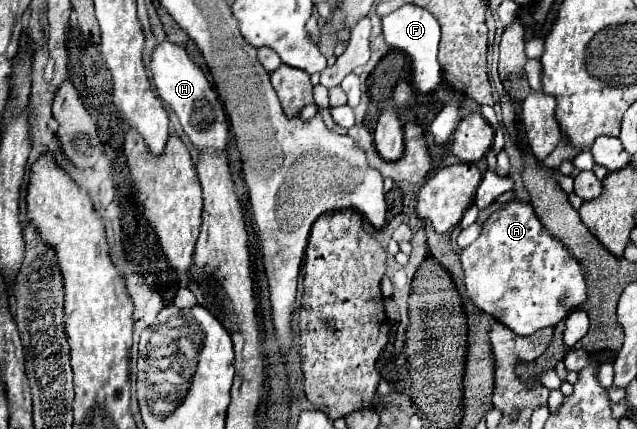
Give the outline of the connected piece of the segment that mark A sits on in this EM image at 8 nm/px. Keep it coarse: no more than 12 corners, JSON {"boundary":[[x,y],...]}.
{"boundary":[[512,200],[460,258],[472,304],[522,336],[588,298],[580,262]]}

